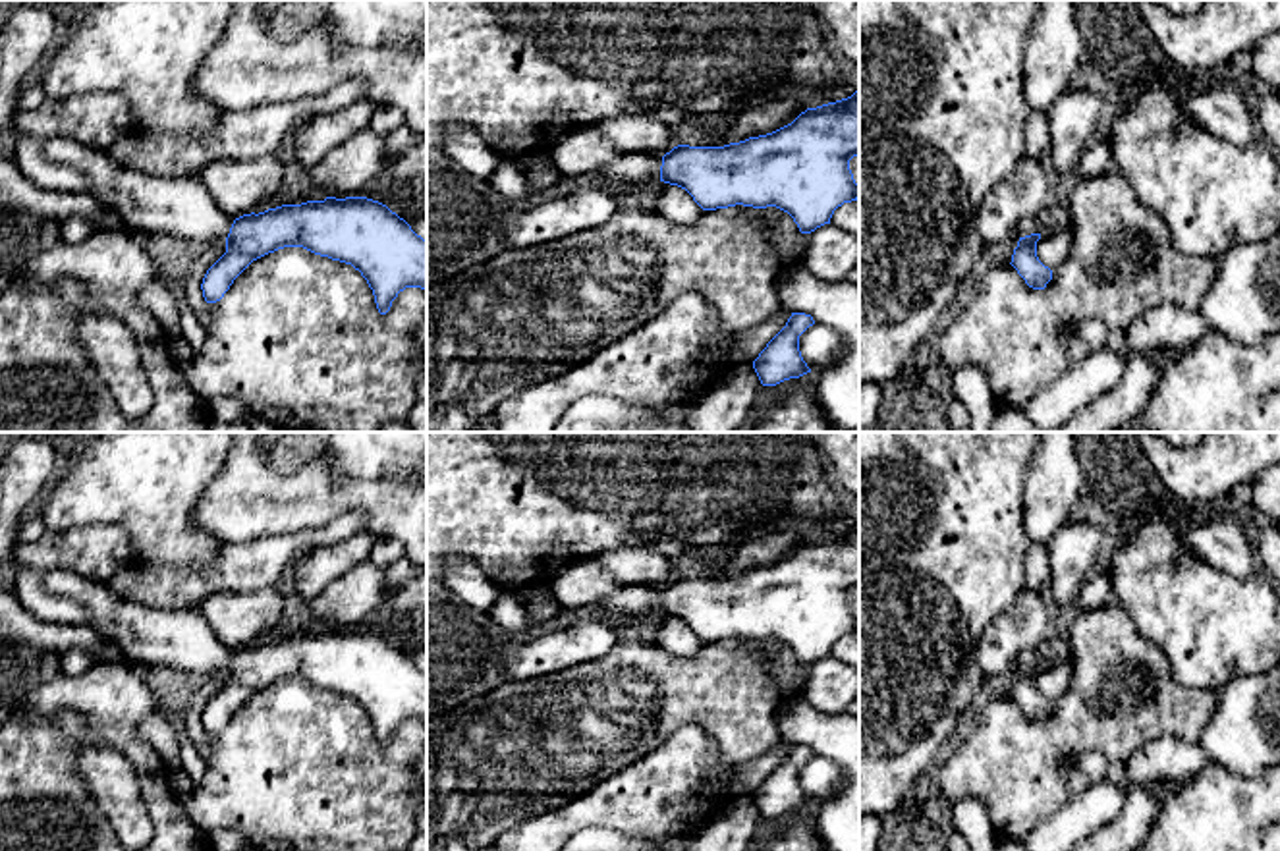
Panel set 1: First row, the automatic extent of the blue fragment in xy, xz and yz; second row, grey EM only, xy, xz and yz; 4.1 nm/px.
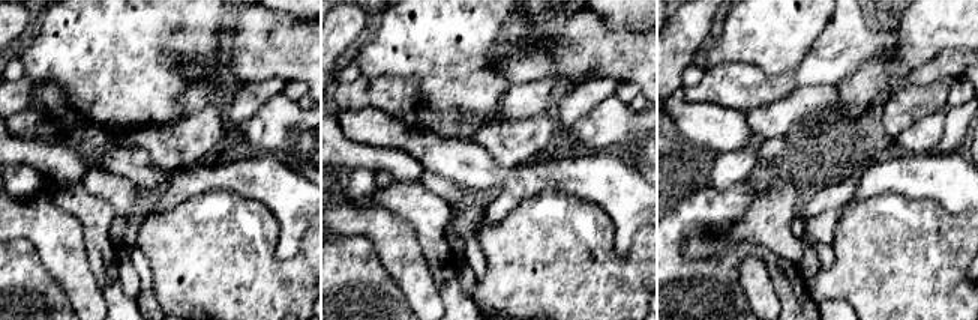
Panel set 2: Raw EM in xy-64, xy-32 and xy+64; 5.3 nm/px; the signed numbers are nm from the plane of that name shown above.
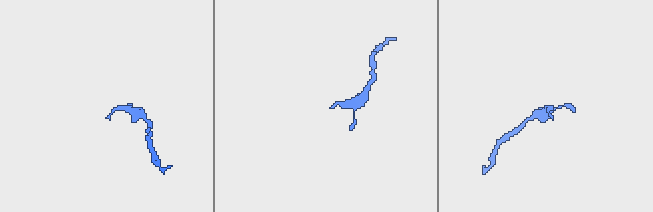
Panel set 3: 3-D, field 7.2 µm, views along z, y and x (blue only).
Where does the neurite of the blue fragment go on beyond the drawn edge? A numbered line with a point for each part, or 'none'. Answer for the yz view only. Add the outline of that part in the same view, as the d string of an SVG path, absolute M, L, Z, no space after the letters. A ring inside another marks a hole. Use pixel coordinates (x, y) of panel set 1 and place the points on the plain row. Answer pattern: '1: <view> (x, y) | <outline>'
1: yz (1028, 658) | M1037 648L1023 650L1017 656L1017 670L1025 670L1025 668L1031 668L1031 666L1041 666Z

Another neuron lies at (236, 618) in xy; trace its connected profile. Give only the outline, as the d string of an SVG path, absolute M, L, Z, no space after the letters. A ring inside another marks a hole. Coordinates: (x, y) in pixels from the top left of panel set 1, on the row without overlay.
M276 587L209 594L195 610L207 619L216 639L232 652L251 646L280 621L286 598Z

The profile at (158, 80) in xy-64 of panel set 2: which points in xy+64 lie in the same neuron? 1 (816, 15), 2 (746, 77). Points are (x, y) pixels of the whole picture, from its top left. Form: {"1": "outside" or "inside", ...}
{"1": "inside", "2": "outside"}

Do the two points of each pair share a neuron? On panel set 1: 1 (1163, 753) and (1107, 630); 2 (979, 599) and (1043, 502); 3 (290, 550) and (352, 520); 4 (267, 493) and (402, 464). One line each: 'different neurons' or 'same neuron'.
1: different neurons
2: different neurons
3: same neuron
4: different neurons

